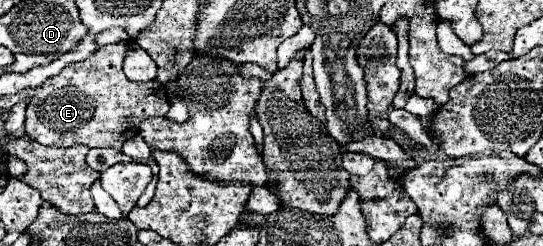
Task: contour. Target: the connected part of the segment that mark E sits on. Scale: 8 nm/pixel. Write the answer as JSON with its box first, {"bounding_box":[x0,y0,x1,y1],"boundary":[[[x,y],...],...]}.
{"bounding_box":[26,43,170,151],"boundary":[[[126,43],[102,45],[86,61],[64,67],[60,75],[36,87],[26,107],[26,135],[42,145],[84,143],[88,147],[112,147],[120,151],[124,141],[138,133],[142,119],[166,115],[170,109],[166,87],[162,99],[162,85],[156,81],[134,83],[124,77],[122,61],[126,49]]]}

